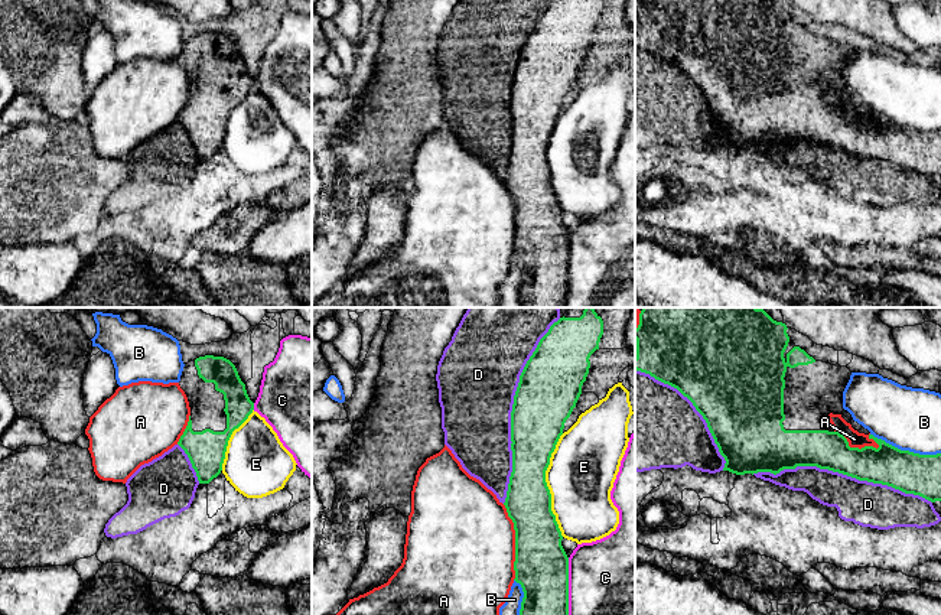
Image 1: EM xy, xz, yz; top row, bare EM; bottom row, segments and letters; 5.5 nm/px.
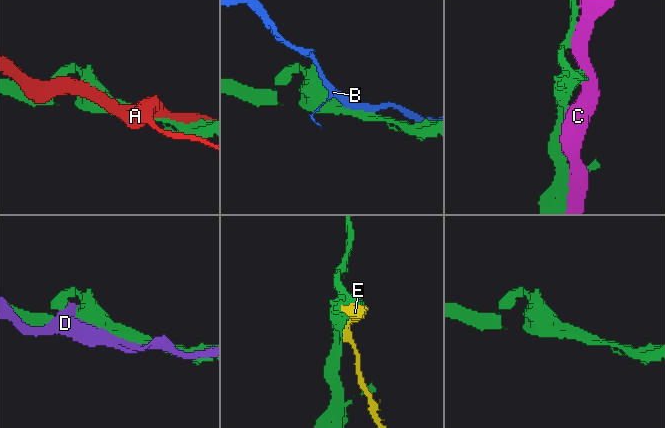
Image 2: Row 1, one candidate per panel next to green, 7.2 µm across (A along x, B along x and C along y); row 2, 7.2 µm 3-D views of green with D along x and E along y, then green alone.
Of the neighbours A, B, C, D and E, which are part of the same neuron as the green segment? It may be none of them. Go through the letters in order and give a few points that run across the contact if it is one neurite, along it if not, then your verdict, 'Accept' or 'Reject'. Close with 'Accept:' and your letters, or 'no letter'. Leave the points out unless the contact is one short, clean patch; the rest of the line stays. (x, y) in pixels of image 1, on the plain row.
A: Reject
B: Reject
C: Reject
D: Reject
E: Reject
Accept: no letter

